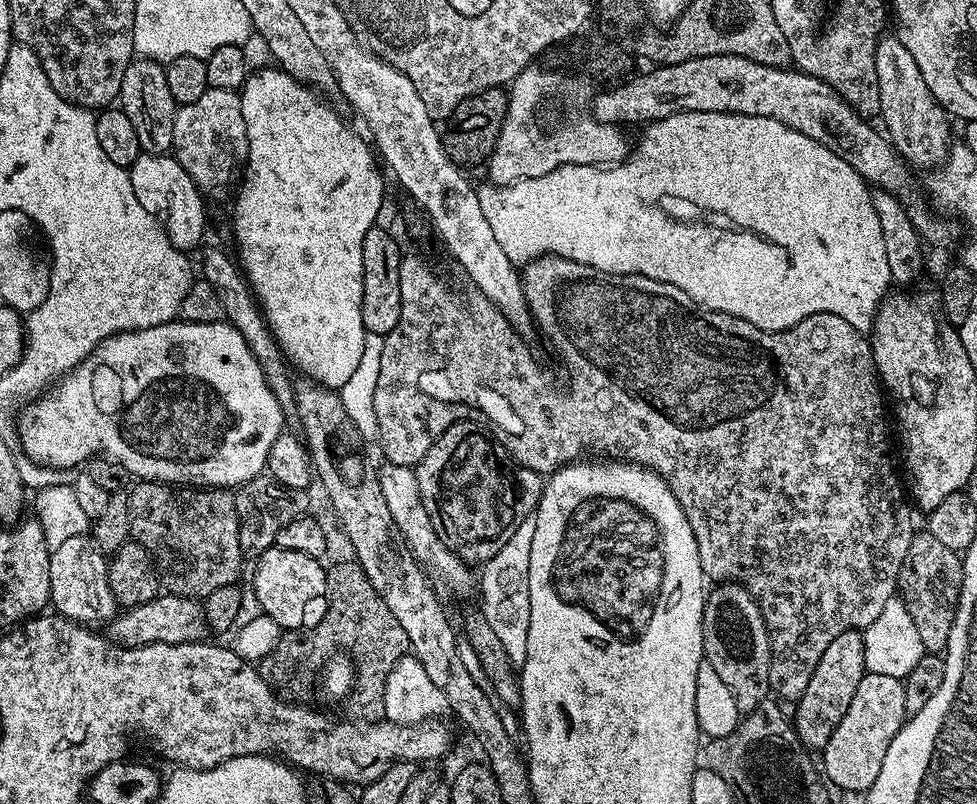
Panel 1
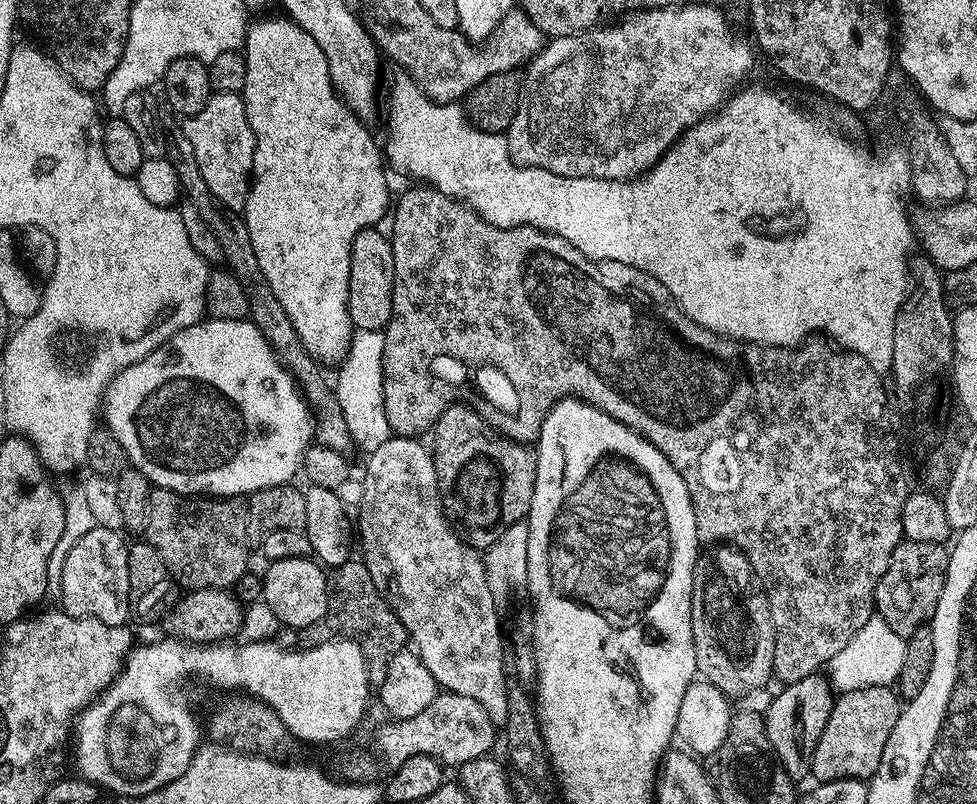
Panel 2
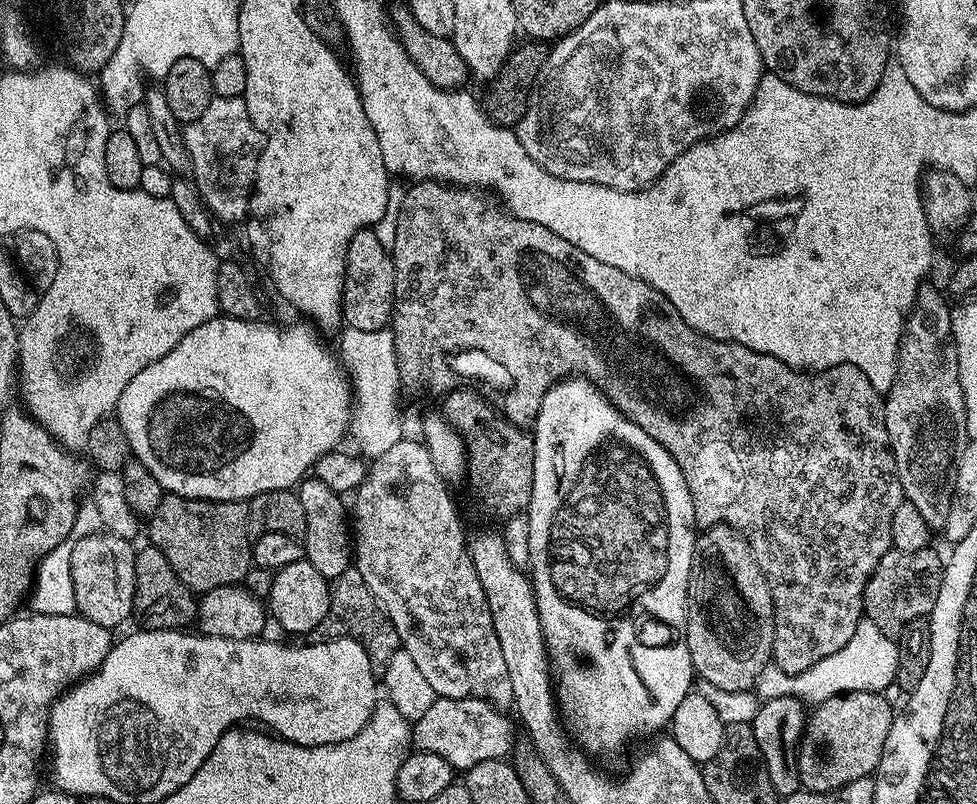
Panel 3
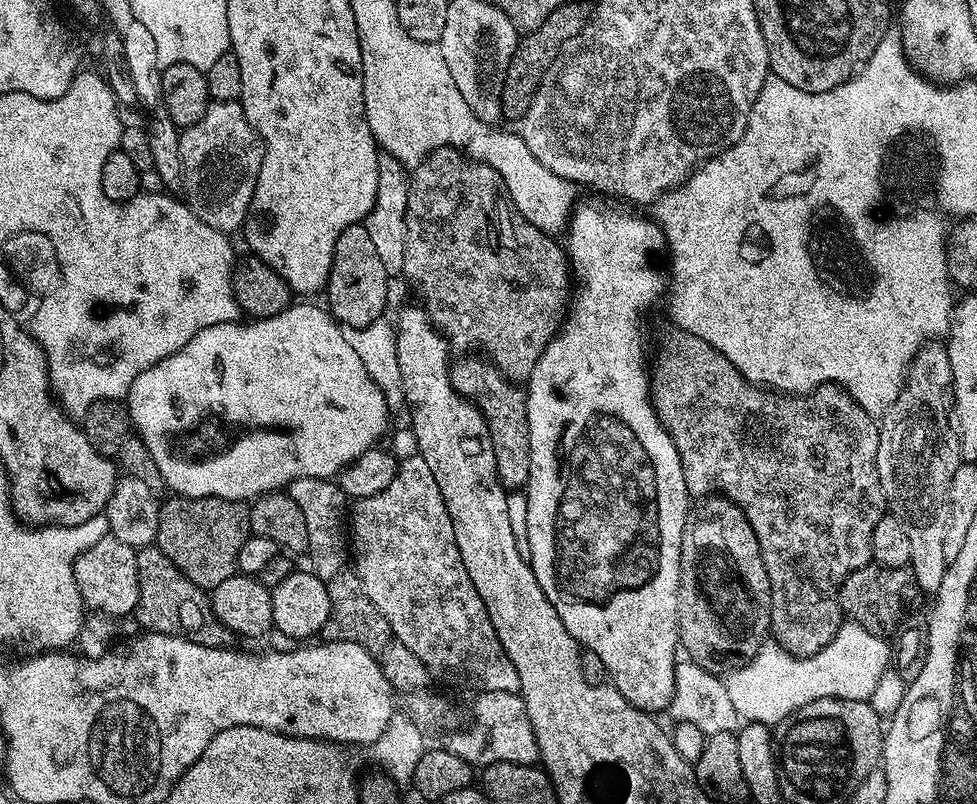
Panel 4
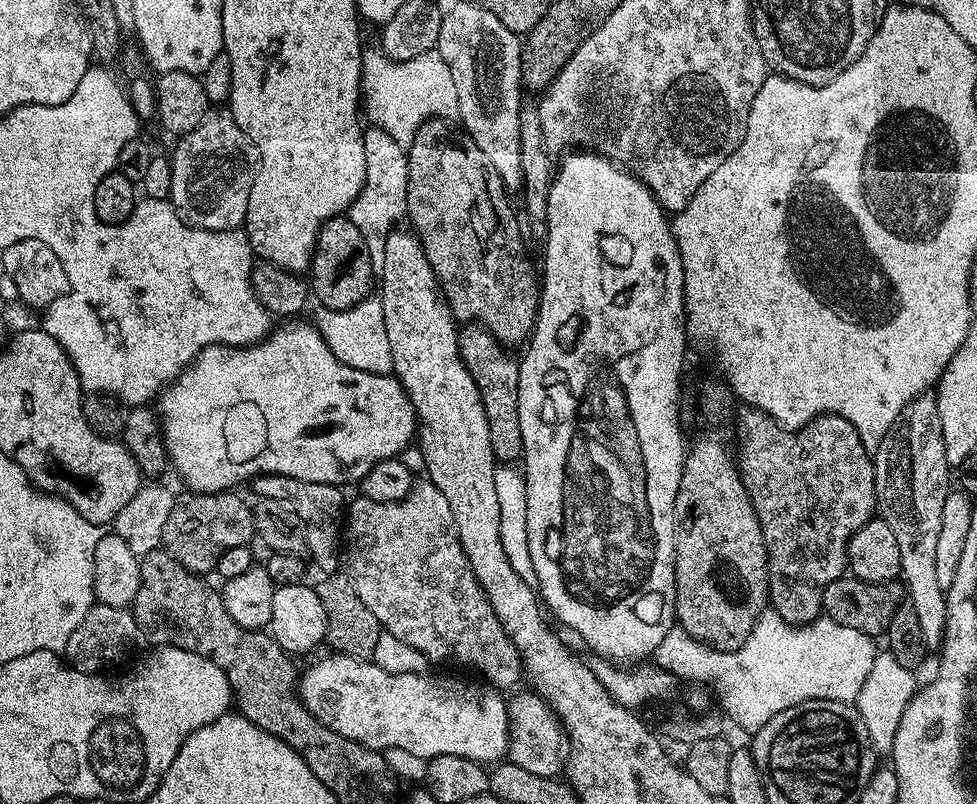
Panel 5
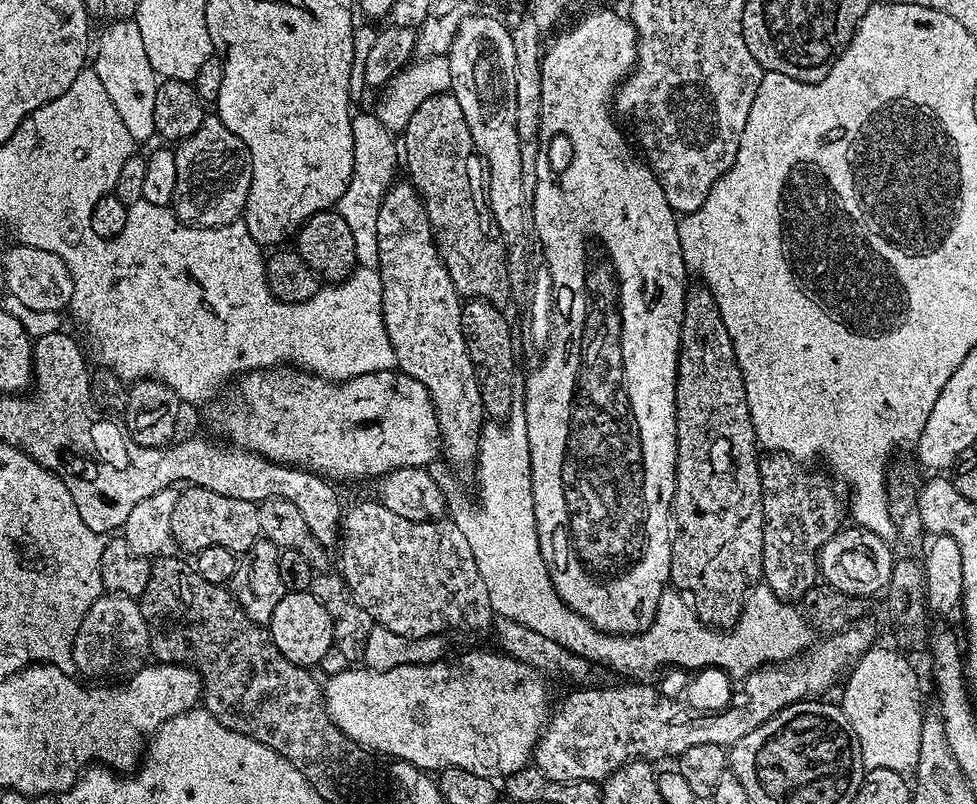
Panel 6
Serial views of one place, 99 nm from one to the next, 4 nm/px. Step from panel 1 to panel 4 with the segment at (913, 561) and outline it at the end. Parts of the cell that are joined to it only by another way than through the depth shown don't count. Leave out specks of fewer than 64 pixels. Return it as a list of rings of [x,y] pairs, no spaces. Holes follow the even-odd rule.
[[[869,566],[854,570],[854,574],[845,578],[839,598],[840,611],[851,623],[870,630],[870,634],[888,638],[907,621],[904,619],[922,598],[922,591],[908,568]]]

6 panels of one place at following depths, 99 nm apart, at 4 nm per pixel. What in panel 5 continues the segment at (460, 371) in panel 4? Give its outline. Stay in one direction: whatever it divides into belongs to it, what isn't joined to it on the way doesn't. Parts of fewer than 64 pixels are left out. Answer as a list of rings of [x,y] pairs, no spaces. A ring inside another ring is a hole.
[[[468,322],[457,331],[458,350],[466,370],[470,370],[470,378],[474,378],[474,386],[478,386],[478,394],[482,398],[482,406],[486,410],[486,422],[490,426],[490,446],[497,461],[516,462],[524,455],[522,442],[522,426],[518,418],[518,374],[519,359],[511,356],[509,349],[499,344],[486,329],[475,322]]]

